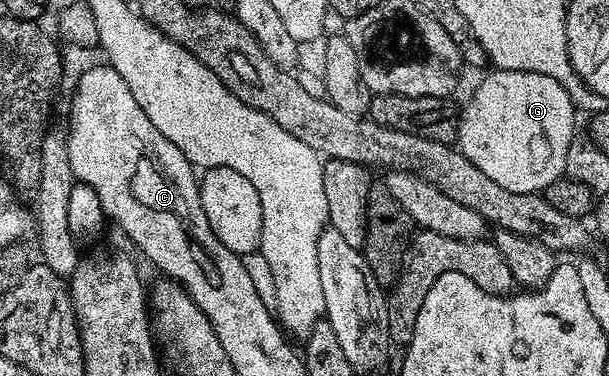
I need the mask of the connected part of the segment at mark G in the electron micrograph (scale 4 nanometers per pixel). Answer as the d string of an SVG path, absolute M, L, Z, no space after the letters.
M490 70L486 74L466 109L461 109L457 147L492 182L500 182L500 186L520 194L542 194L566 170L568 146L576 135L572 98L548 74L520 70Z

